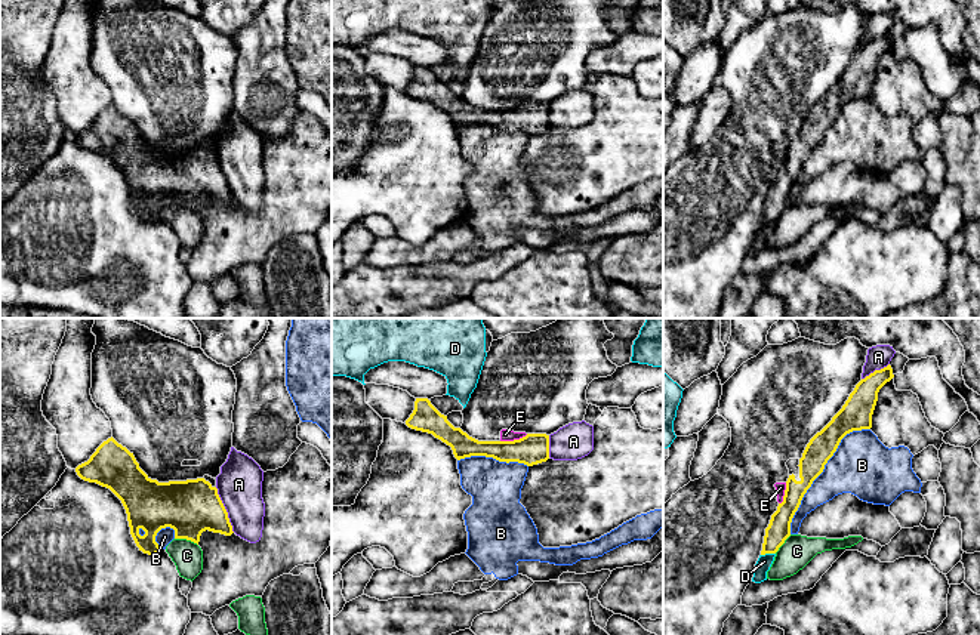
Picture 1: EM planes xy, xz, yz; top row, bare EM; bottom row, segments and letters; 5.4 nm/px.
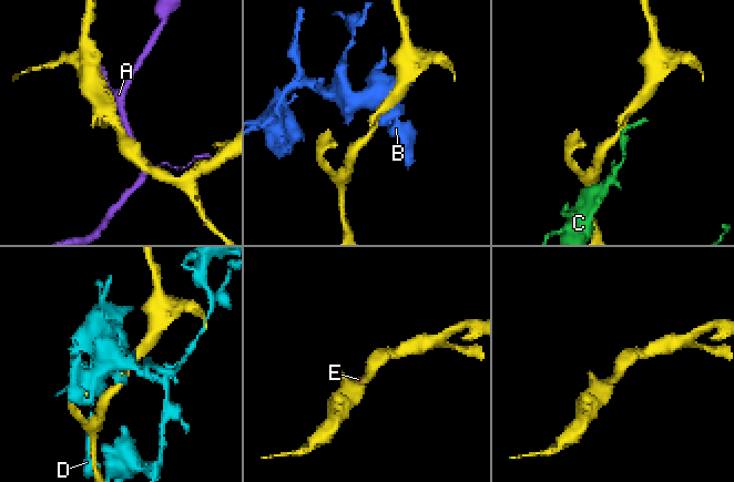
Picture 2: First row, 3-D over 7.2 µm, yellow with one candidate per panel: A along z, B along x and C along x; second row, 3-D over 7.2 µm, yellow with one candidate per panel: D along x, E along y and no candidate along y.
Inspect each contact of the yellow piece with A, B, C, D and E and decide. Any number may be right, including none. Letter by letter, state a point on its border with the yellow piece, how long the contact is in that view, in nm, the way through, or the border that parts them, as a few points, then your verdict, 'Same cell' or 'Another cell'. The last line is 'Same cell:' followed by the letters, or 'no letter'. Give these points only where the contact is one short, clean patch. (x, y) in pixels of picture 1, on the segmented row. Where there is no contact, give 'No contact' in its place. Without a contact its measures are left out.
A: Touches yellow at xy (225, 509). Shared border 260 nm. Another cell
B: Touches yellow at yz (822, 471). Shared border 700 nm. Another cell
C: Touches yellow at xy (187, 539). Shared border 130 nm. Another cell
D: Touches yellow at yz (767, 552). Shared border 80 nm. Another cell
E: Touches yellow at xz (514, 440). Shared border 160 nm. Boundary: xz (527, 434), (501, 441). Another cell
Same cell: no letter

